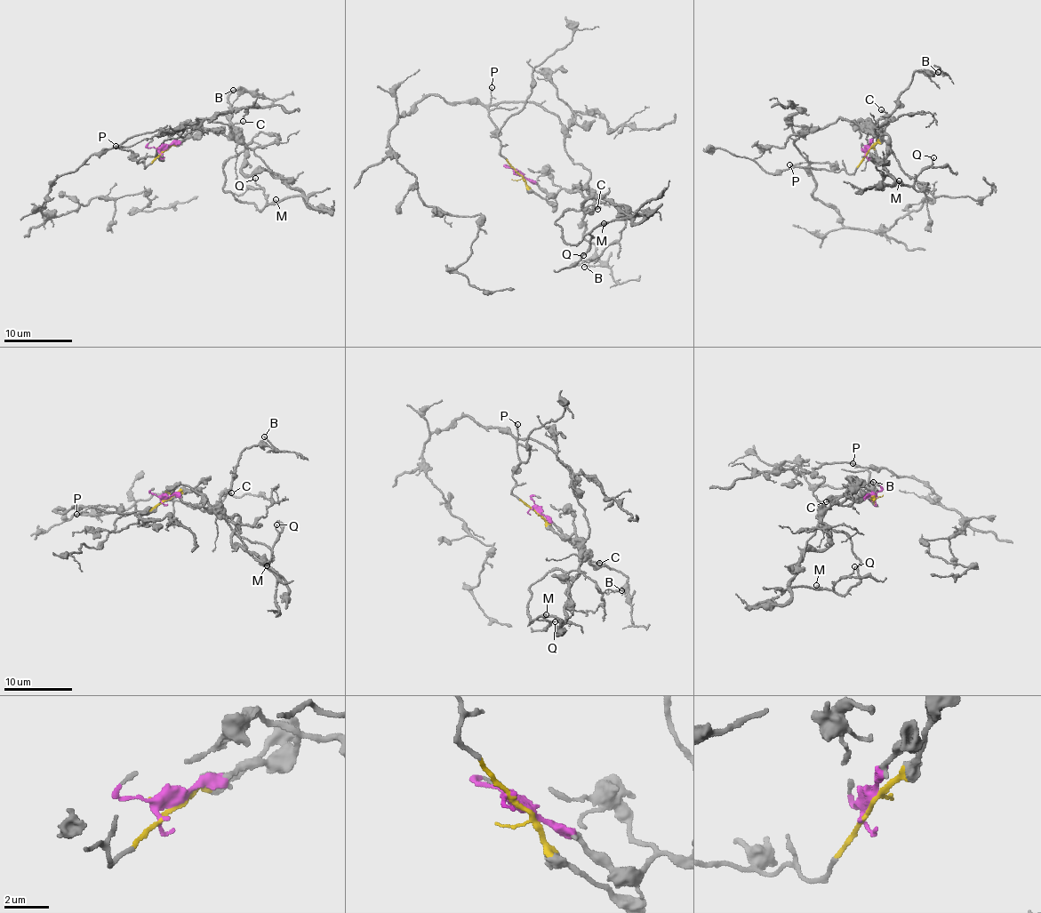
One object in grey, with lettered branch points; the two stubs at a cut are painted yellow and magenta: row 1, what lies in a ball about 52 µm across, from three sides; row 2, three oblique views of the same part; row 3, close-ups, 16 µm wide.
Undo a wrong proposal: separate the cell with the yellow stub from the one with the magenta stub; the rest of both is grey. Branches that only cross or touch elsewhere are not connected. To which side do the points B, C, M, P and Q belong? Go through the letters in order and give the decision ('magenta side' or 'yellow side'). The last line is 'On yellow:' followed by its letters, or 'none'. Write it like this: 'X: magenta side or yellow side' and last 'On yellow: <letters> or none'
B: magenta side
C: magenta side
M: magenta side
P: yellow side
Q: magenta side
On yellow: P

